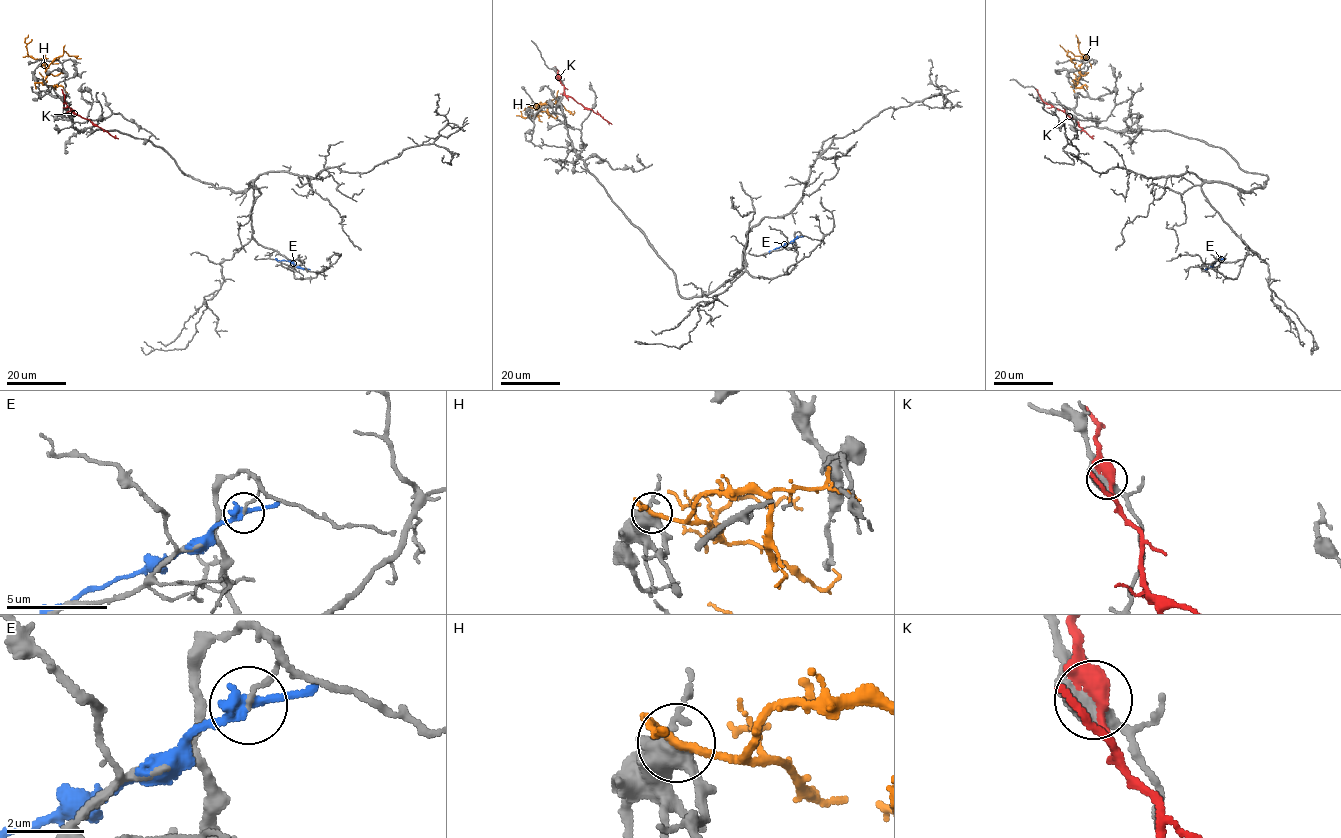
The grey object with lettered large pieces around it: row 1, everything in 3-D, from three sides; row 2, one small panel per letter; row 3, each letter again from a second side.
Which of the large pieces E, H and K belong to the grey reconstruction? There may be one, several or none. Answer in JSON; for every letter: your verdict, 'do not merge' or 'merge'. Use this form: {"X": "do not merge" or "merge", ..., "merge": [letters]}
{"E": "do not merge", "H": "do not merge", "K": "do not merge", "merge": []}

